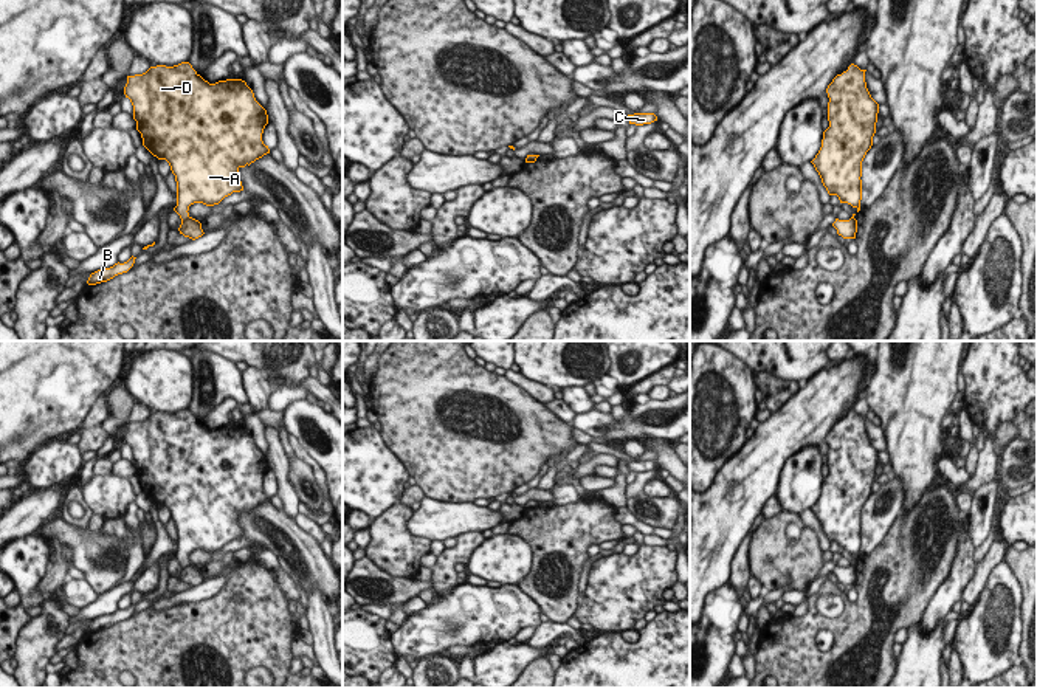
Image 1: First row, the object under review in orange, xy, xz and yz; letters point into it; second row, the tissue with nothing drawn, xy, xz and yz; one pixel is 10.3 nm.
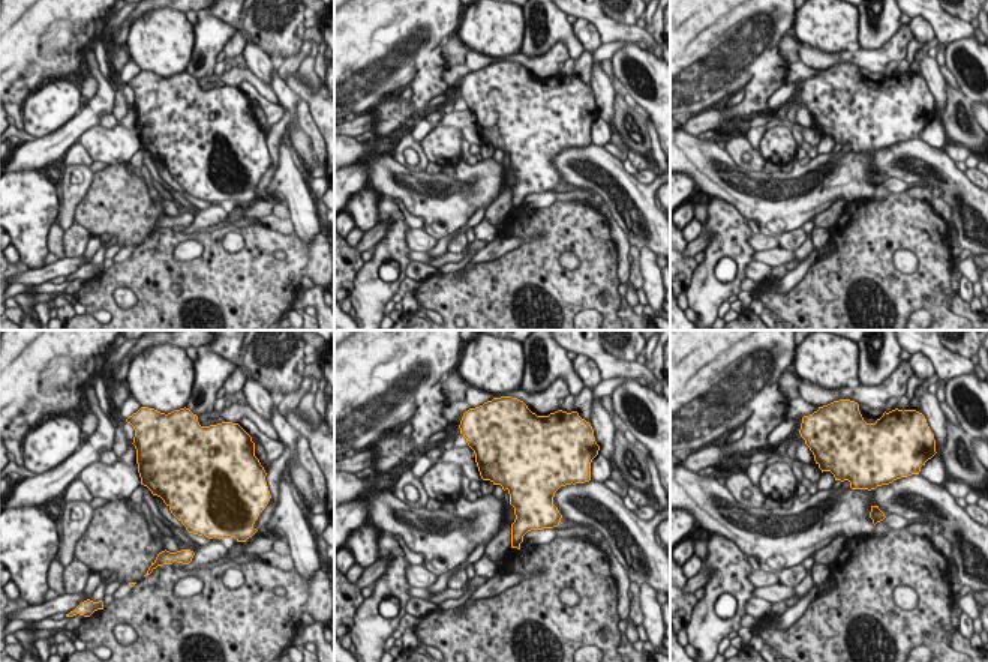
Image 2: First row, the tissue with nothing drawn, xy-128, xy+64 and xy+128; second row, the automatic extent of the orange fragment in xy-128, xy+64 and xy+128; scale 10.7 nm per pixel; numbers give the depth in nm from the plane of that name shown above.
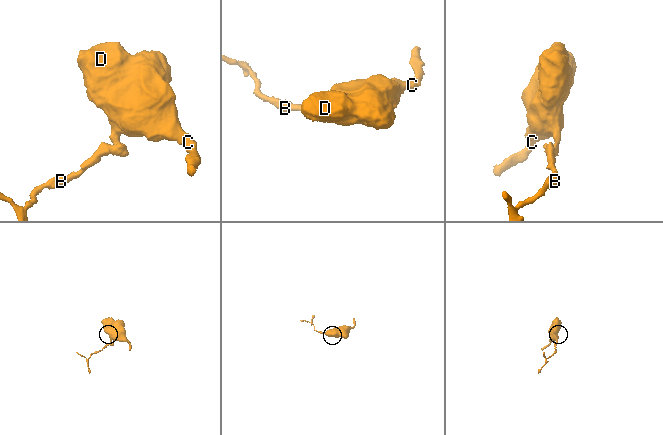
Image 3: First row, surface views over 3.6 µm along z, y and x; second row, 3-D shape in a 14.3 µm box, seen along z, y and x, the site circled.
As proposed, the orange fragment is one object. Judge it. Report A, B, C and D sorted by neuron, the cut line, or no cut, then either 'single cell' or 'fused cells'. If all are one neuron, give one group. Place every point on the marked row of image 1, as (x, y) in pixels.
A C D / B; cut in xy along (189, 217), (182, 222); fused cells

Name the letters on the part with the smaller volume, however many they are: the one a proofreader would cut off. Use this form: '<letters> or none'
B

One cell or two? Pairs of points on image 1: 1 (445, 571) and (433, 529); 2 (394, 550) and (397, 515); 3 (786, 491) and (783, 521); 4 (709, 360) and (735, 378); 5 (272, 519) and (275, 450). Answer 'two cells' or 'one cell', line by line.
1: two cells
2: one cell
3: two cells
4: one cell
5: two cells

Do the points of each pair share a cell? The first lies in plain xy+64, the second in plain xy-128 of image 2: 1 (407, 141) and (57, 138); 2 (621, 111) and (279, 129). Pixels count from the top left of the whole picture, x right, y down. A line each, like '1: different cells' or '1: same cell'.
1: different cells
2: different cells

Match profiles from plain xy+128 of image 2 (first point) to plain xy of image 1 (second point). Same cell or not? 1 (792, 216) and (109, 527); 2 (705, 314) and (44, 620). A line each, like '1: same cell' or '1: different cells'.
1: different cells
2: same cell

